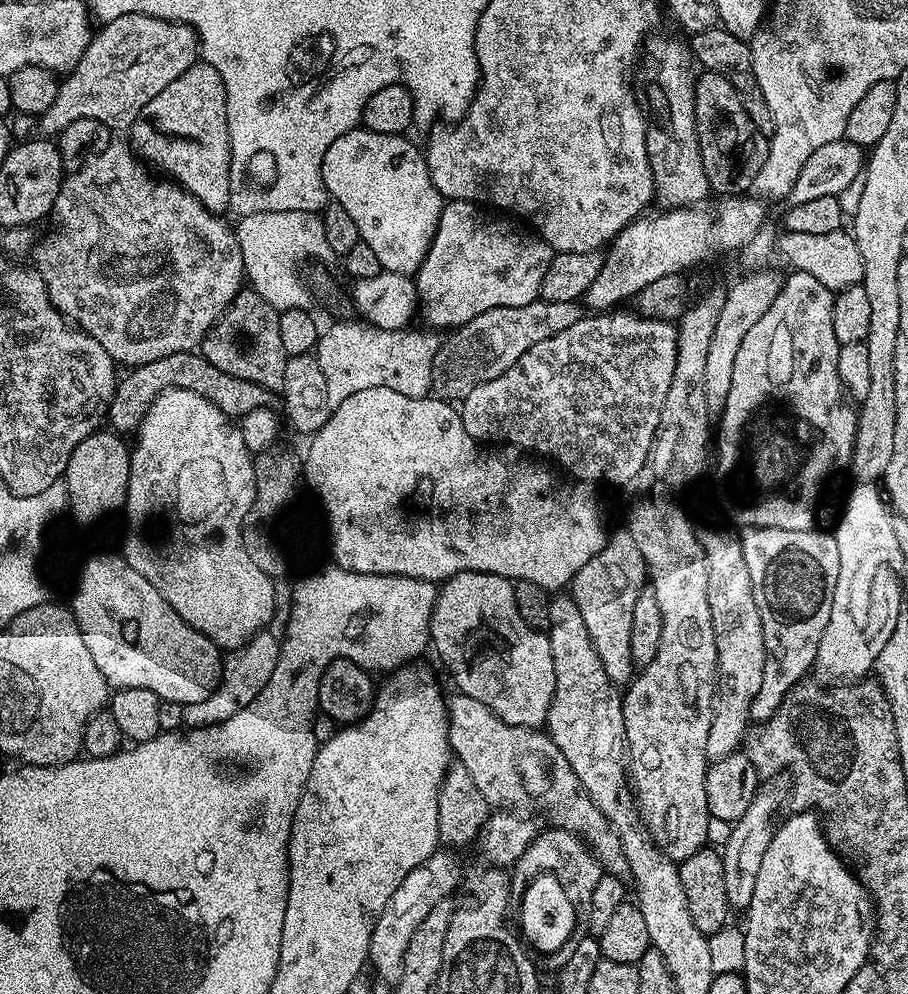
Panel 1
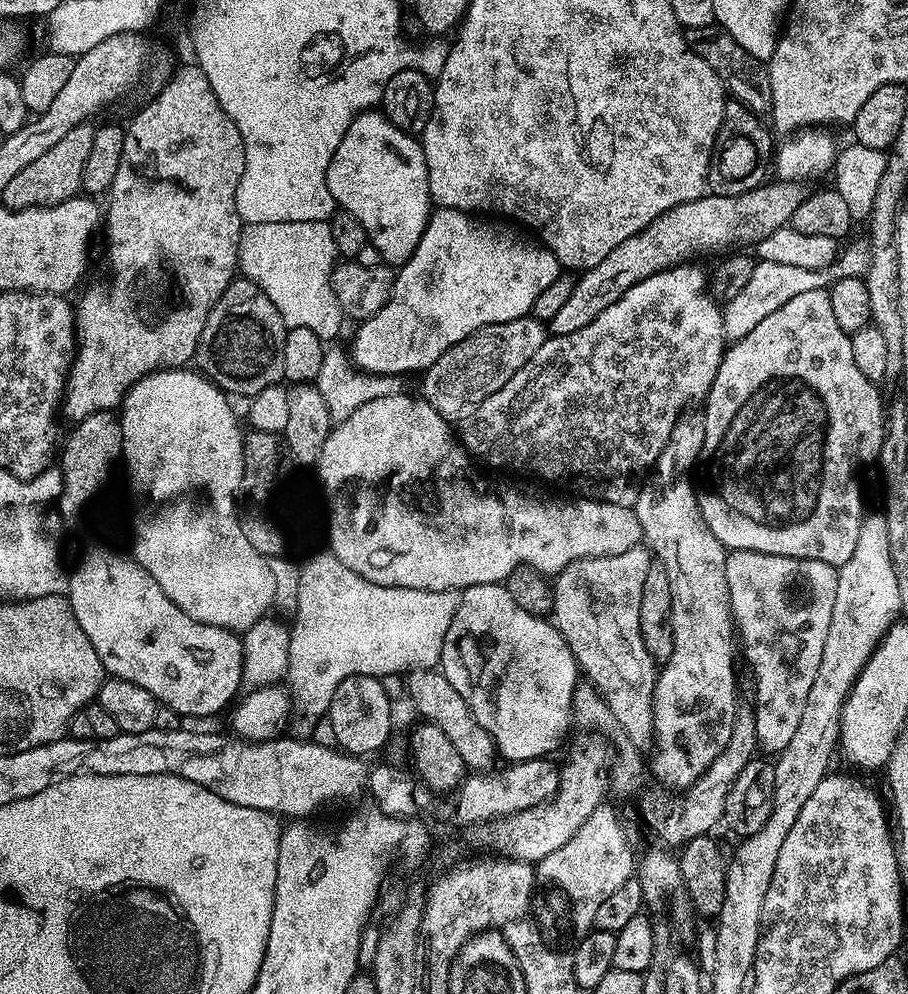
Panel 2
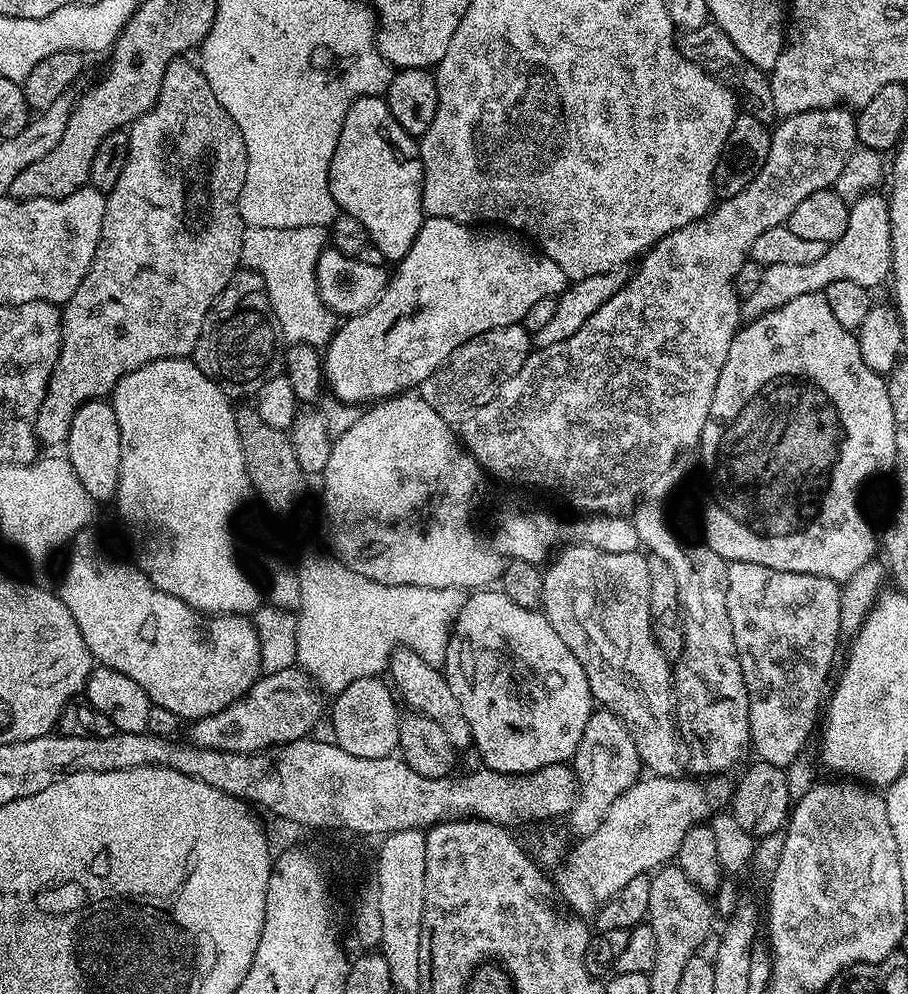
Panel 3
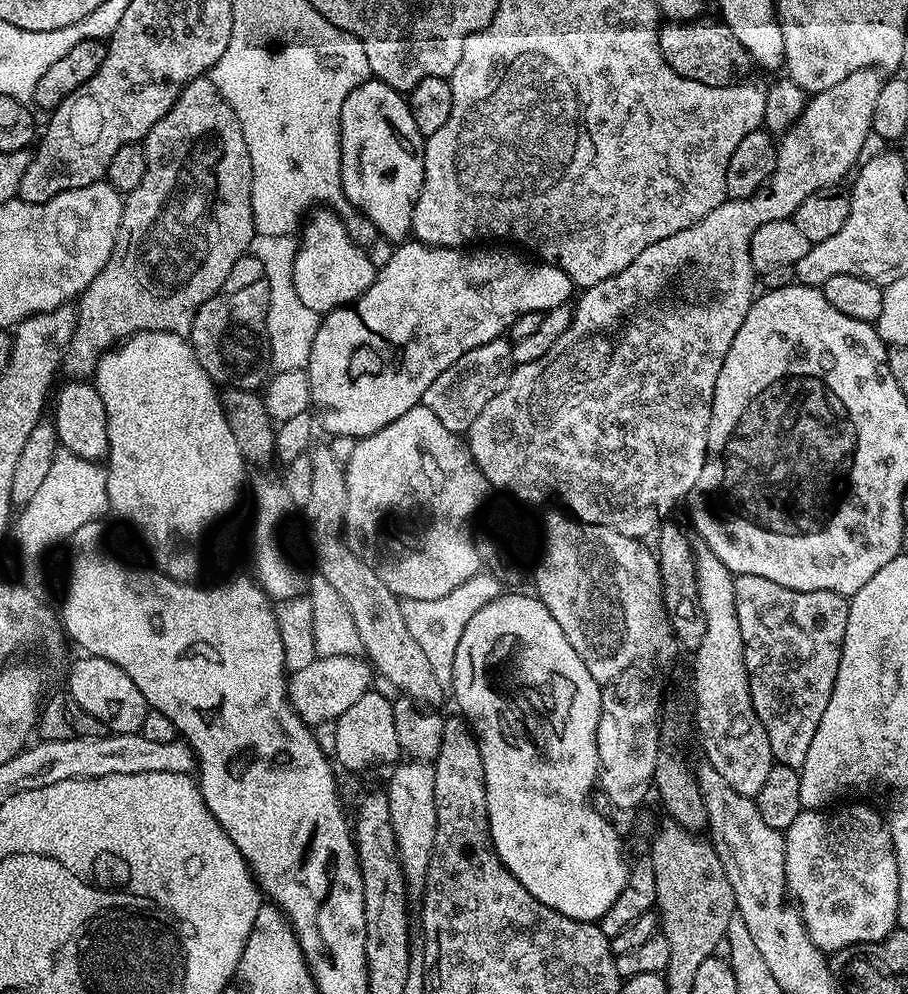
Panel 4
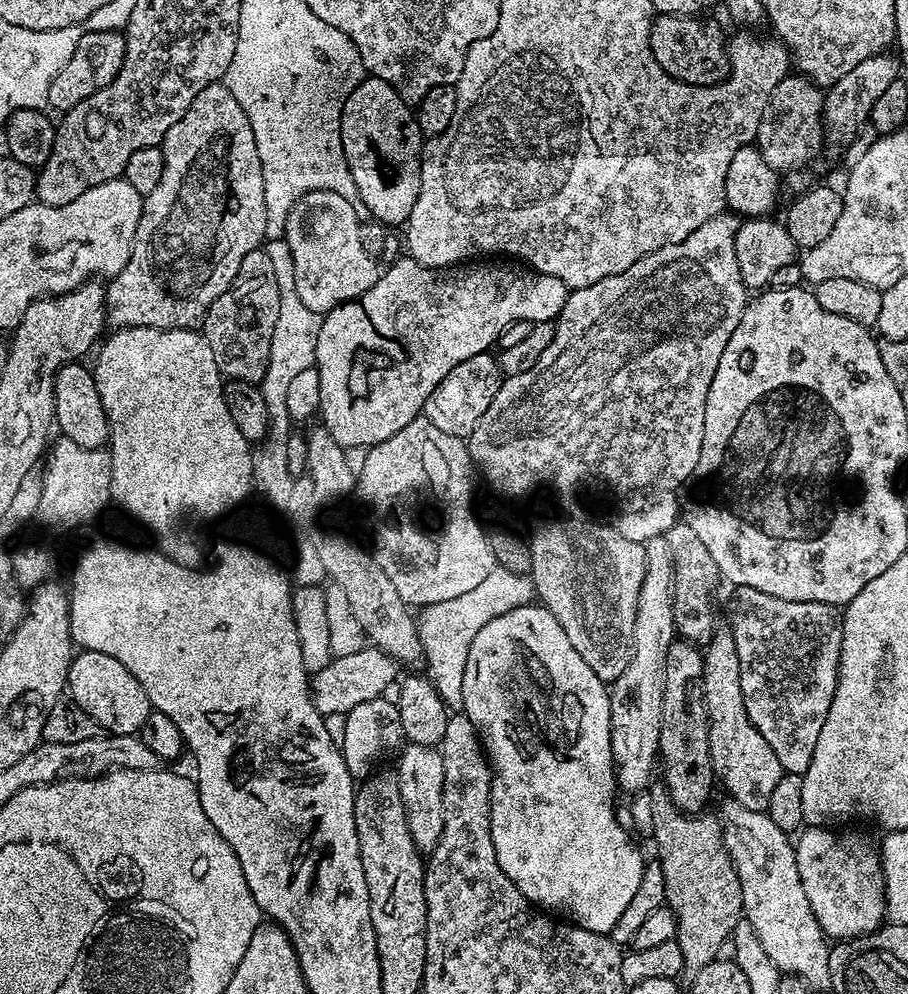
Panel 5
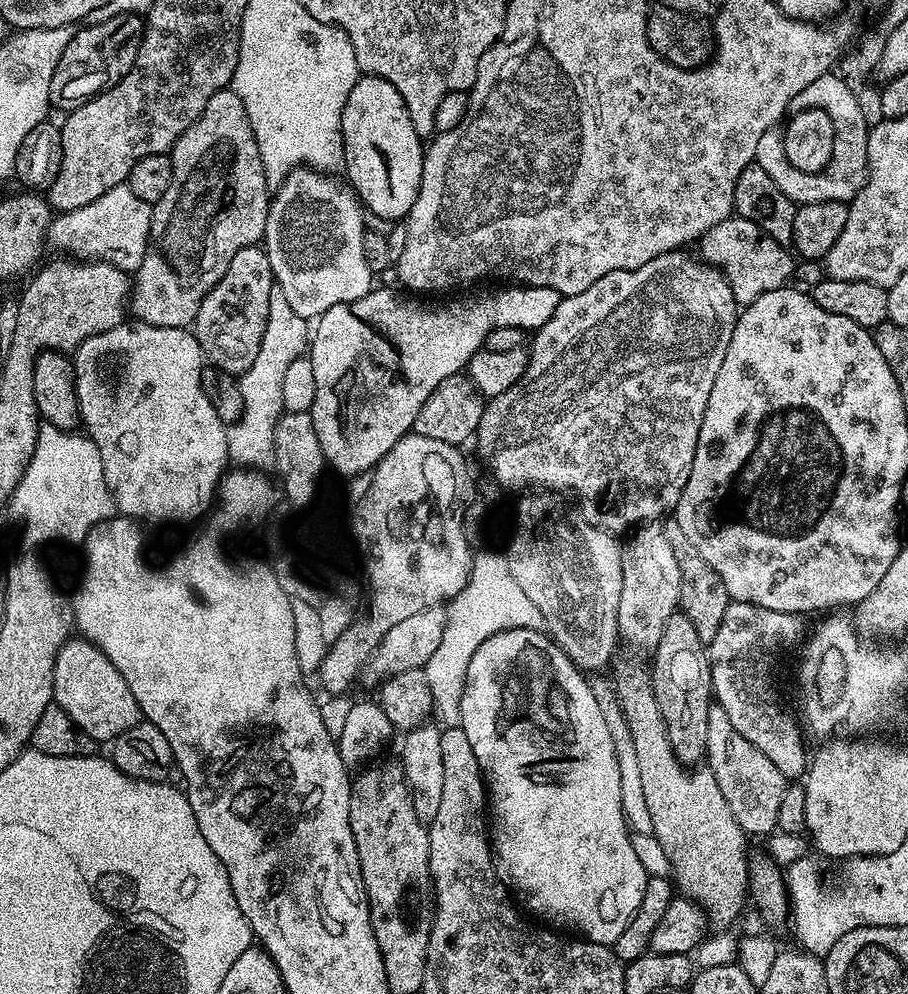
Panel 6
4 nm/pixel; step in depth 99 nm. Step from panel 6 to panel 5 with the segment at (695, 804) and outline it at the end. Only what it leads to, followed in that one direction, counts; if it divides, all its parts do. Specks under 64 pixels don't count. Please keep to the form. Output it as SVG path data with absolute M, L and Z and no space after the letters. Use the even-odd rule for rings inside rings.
M653 787L651 835L658 842L662 874L666 874L667 907L676 914L676 945L682 950L683 975L691 978L717 959L716 951L723 940L733 935L744 914L742 886L724 846L721 821L712 816L695 820L676 812L672 800L662 789Z

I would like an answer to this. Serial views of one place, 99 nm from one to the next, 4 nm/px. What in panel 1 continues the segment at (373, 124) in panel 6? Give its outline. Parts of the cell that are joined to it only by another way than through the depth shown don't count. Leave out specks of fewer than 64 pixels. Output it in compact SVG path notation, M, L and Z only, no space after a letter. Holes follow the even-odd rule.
M357 126L342 134L338 142L333 142L322 158L322 178L329 197L340 204L350 218L354 218L361 241L374 250L374 258L381 262L383 271L397 272L403 276L415 274L422 266L446 203L430 178L425 153L421 149L419 152L408 138L404 134L378 134L369 128Z

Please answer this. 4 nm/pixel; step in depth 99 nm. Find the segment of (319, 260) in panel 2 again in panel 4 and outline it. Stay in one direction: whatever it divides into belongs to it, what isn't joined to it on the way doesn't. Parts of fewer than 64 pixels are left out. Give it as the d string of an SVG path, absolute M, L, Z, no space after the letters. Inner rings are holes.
M295 235L261 236L252 239L251 255L257 256L268 279L268 339L272 346L272 364L276 372L307 369L312 358L314 340L320 330L321 313L306 306L295 288L293 268L298 251Z

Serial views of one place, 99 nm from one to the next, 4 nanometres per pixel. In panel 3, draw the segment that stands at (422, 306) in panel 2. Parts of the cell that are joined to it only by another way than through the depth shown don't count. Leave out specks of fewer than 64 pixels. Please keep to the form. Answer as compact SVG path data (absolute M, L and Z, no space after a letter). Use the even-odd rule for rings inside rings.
M428 216L427 219L425 219L424 224L420 227L419 234L416 236L414 246L410 246L410 250L405 254L403 260L399 261L397 268L400 269L398 269L396 273L394 271L391 273L382 295L380 295L366 311L358 312L354 316L347 317L347 319L337 327L336 331L332 333L332 339L329 340L326 345L326 348L332 351L332 357L326 352L324 352L322 356L323 361L332 367L332 378L327 381L326 384L332 392L336 390L340 392L335 398L337 401L341 396L348 396L351 400L356 396L370 396L374 402L380 402L384 400L382 395L380 395L381 390L390 391L391 388L396 388L400 394L407 393L409 390L415 389L417 386L423 384L426 378L430 378L430 374L434 374L437 368L450 358L450 354L453 350L465 344L470 338L474 338L478 334L486 334L498 326L510 326L511 324L521 323L526 314L526 310L530 310L530 306L534 306L534 302L542 302L543 300L556 298L569 286L570 281L568 276L562 274L562 266L558 266L558 262L554 262L548 256L534 250L531 243L517 238L511 231L476 231L480 230L473 230L466 224L459 224L457 220L446 220L442 219L440 216Z

